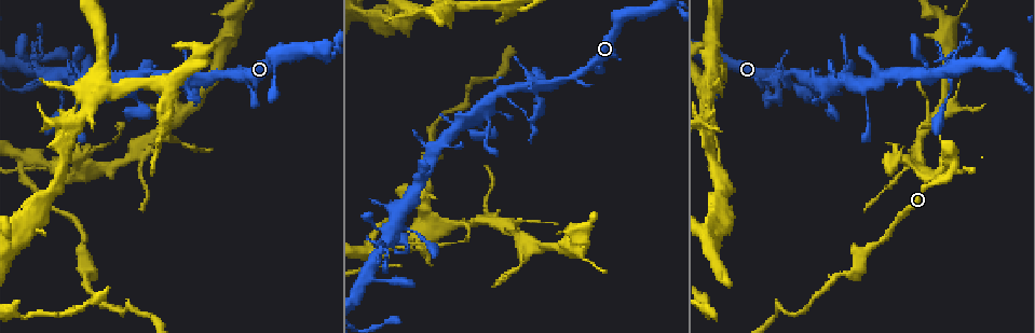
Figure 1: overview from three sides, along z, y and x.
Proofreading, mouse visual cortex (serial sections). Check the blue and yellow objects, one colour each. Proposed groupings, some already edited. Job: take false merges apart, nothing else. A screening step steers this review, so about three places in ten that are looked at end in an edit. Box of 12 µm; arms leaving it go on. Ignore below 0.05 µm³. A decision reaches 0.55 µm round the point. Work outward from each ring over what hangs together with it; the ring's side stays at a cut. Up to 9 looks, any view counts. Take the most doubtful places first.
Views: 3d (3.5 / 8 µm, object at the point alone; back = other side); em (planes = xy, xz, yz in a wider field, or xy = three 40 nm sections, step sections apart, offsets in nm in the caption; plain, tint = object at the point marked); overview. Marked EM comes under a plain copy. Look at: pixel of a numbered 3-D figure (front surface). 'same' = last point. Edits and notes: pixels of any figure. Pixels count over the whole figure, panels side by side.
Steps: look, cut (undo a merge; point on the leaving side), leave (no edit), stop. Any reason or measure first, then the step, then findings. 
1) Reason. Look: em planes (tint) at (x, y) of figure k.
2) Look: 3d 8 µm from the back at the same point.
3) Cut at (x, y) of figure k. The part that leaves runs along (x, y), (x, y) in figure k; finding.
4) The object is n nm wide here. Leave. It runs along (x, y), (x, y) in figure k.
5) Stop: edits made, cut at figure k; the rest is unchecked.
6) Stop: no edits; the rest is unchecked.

Thick turns thin. Look: 3d 3.5 µm at (367, 252) of figure 1.

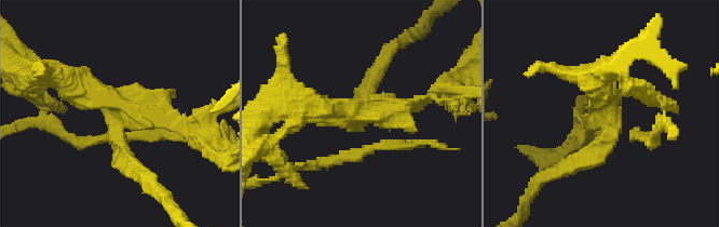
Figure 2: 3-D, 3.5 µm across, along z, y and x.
Cut at (277, 87) of figure 2. The part that leaves runs along (364, 116), (423, 103), (453, 85) in figure 2; a second cell is stuck on.

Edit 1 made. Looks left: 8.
Redraw. Look: overview.

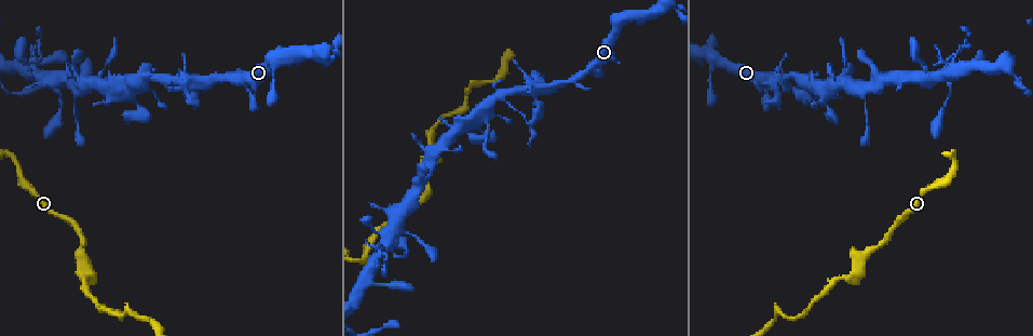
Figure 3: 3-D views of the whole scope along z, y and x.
Three-way junction. Look: 3d 3.5 µm at (193, 84) of figure 3.

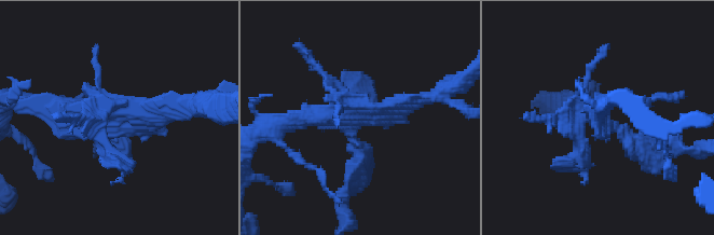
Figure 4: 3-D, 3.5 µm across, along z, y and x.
Look: em xy step 1 (tint) at (358, 113) of figure 4.

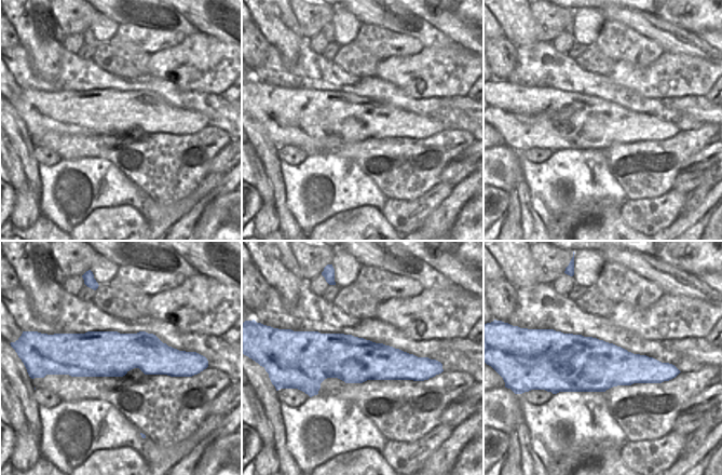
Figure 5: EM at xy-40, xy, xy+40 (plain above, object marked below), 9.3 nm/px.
The object is 440 nm wide here. Leave. It runs along (425, 98), (286, 123) in figure 4; one cell here.

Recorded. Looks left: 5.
Narrows sharply. Look: 3d 3.5 µm at (958, 54) of figure 3.

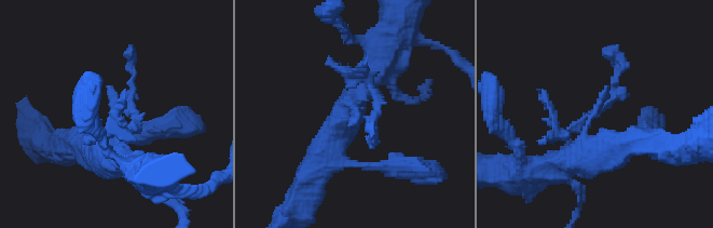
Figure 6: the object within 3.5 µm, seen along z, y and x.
Shape alone is not enough. Look: em xy step 2 (tint) at (127, 112) of figure 6.

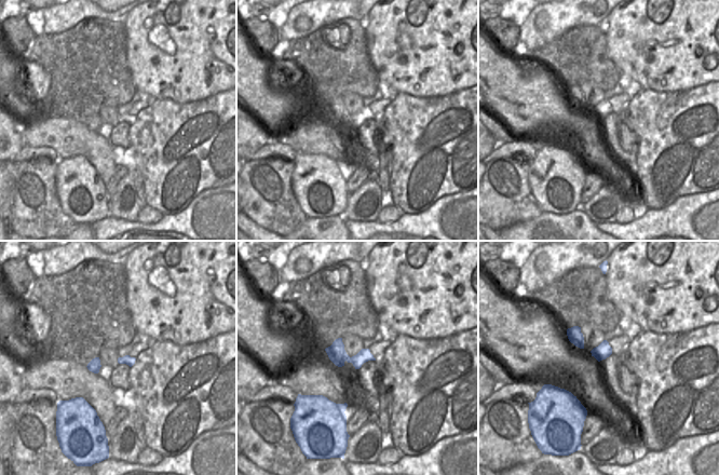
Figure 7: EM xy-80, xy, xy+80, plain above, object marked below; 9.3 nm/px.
Cut at (565, 133) of figure 6. A border runs along (350, 357), (346, 360) in figure 7; two cells meet here.

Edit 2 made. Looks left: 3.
Look: overview.

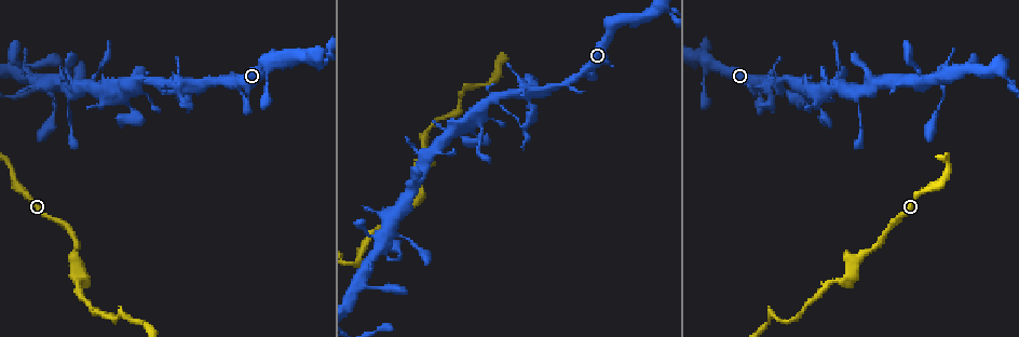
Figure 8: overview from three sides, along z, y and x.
Look: 3d 3.5 µm at (858, 259) of figure 8.

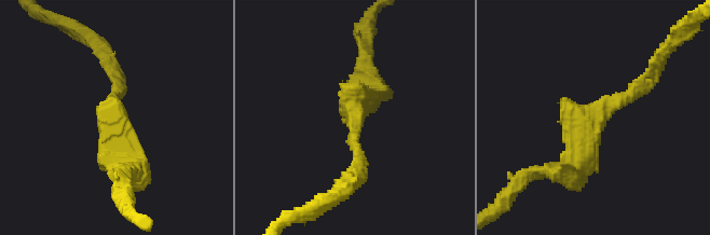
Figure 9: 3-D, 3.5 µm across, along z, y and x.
The arms are 200, 400 nm wide. Look: em xy step 5 (tint) at (591, 119) of figure 9.

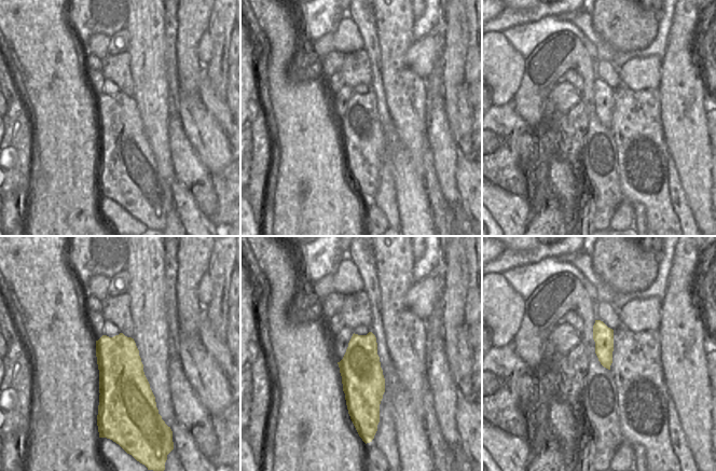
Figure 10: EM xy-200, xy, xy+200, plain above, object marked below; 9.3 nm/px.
The object is 400 nm wide here. Leave. It runs along (650, 80), (602, 106), (558, 173) in figure 9; continuous, no second cell.

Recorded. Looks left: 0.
Stop: edits made, cut at figure 2, cut at figure 6; the rest is unchecked.

